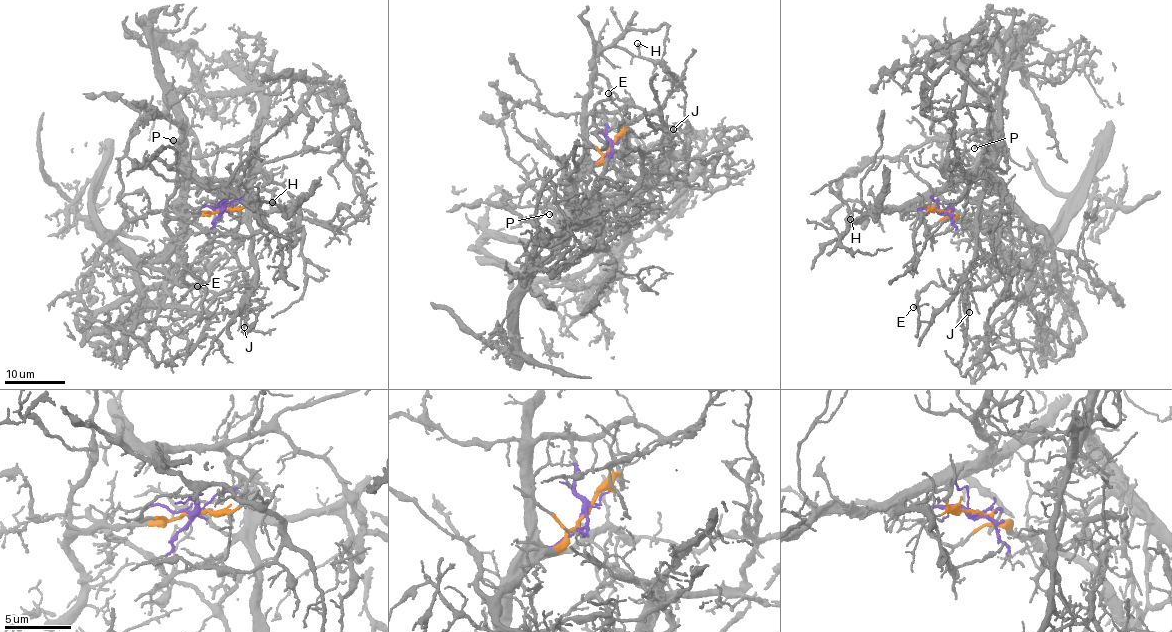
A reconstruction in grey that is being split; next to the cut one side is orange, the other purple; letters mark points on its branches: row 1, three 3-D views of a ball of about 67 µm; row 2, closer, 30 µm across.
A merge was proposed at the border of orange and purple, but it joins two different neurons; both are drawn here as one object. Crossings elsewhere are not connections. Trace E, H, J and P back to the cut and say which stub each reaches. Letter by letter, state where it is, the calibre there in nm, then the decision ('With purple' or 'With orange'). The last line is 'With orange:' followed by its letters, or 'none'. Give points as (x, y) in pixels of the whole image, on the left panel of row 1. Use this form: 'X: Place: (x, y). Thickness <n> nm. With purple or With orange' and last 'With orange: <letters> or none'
E: Place: (197, 286). Thickness 140 nm. With orange
H: Place: (272, 202). Thickness 140 nm. With purple
J: Place: (244, 327). Thickness 120 nm. With orange
P: Place: (173, 140). Thickness 200 nm. With purple
With orange: E, J

